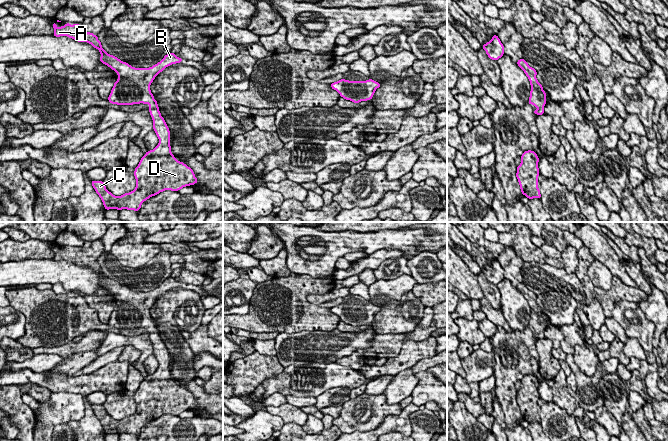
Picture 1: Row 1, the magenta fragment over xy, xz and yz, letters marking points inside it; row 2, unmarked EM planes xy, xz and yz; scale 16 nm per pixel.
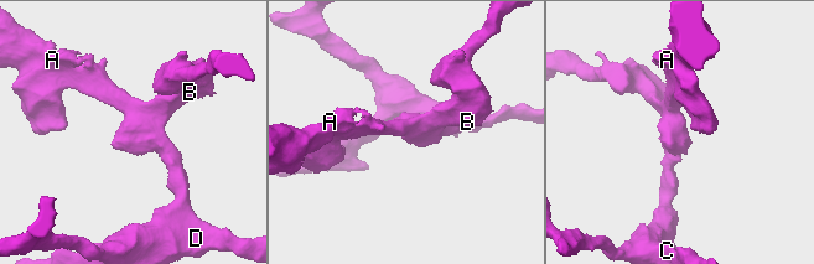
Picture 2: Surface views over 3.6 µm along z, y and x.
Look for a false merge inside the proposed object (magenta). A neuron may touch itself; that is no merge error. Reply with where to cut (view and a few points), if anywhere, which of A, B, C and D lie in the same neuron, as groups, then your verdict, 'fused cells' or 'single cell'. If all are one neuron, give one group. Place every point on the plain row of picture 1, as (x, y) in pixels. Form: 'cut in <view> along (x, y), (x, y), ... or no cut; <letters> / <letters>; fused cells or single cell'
no cut; A B C D; single cell

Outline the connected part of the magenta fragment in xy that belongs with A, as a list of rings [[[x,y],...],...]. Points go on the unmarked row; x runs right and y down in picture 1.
[[[52,247],[54,260],[67,260],[78,266],[88,266],[98,273],[100,286],[110,291],[118,298],[108,325],[117,329],[148,328],[150,340],[153,344],[153,354],[159,362],[158,369],[141,382],[135,392],[134,400],[136,411],[133,415],[121,420],[115,420],[106,413],[103,405],[91,406],[96,417],[101,422],[104,432],[127,433],[138,435],[144,425],[165,414],[179,415],[183,411],[198,407],[193,394],[183,386],[178,385],[171,376],[170,355],[161,340],[157,325],[150,314],[150,309],[155,301],[166,291],[181,287],[175,277],[168,277],[164,282],[149,292],[135,292],[117,281],[108,278],[93,257],[86,256],[82,262],[78,262],[77,254],[82,251],[79,248],[66,247],[60,252]]]

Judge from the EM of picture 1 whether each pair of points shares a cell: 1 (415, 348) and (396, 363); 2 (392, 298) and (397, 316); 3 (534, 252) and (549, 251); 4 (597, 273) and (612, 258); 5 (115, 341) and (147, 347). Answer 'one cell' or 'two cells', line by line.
1: one cell
2: two cells
3: two cells
4: two cells
5: one cell

